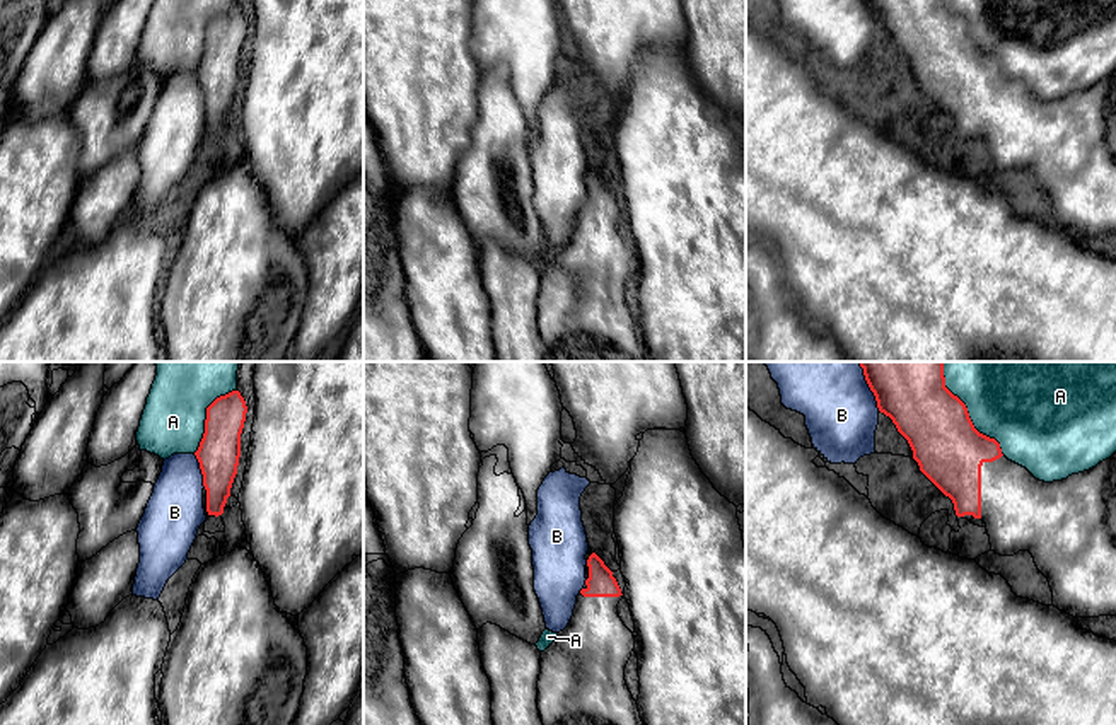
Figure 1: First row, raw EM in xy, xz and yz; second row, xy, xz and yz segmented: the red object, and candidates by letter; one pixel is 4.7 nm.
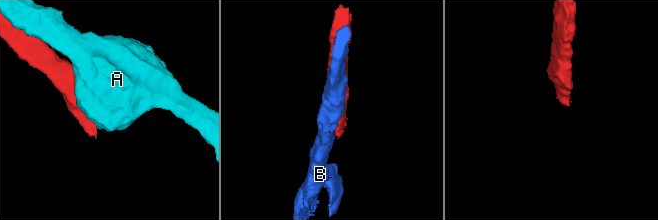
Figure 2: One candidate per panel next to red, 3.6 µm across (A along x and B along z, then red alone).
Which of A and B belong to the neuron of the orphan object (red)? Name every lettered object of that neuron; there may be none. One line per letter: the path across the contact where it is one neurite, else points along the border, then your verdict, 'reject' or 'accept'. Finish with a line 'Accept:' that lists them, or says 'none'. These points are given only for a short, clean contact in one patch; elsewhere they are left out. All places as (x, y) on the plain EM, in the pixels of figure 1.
A: reject
B: reject
Accept: none

